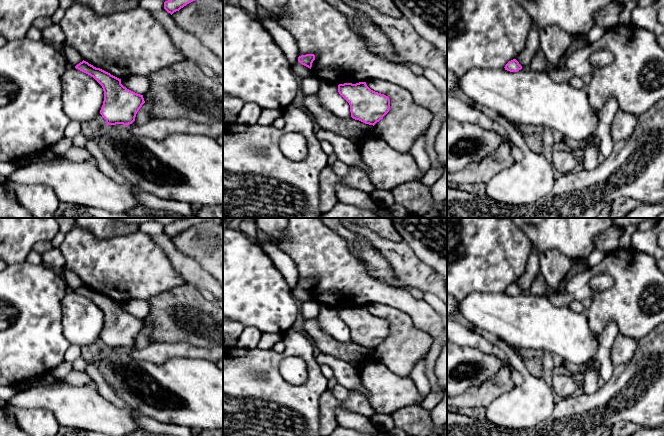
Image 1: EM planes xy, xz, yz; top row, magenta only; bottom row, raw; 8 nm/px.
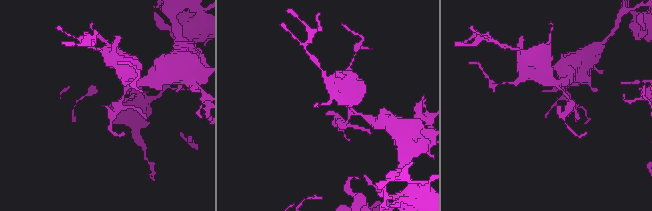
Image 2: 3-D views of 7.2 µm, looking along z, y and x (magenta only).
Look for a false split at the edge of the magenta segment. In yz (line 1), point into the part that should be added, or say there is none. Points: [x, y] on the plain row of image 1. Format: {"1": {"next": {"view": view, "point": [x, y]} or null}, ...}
{"1": {"next": null}}

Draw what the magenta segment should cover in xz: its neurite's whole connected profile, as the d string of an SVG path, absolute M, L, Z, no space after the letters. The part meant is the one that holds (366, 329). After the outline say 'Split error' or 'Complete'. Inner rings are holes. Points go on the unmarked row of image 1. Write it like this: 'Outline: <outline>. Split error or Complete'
Outline: M366 306L339 308L338 316L349 327L351 341L365 348L374 350L390 334L389 321L371 314Z. Complete

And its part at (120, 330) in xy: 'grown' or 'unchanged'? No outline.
unchanged

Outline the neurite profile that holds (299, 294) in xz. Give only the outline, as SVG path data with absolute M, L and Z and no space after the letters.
M296 286L292 291L292 295L296 301L300 301L301 303L309 301L311 298L311 293L302 289L300 286Z

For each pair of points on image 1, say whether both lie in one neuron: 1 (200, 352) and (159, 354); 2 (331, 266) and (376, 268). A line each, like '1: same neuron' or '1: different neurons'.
1: same neuron
2: different neurons

